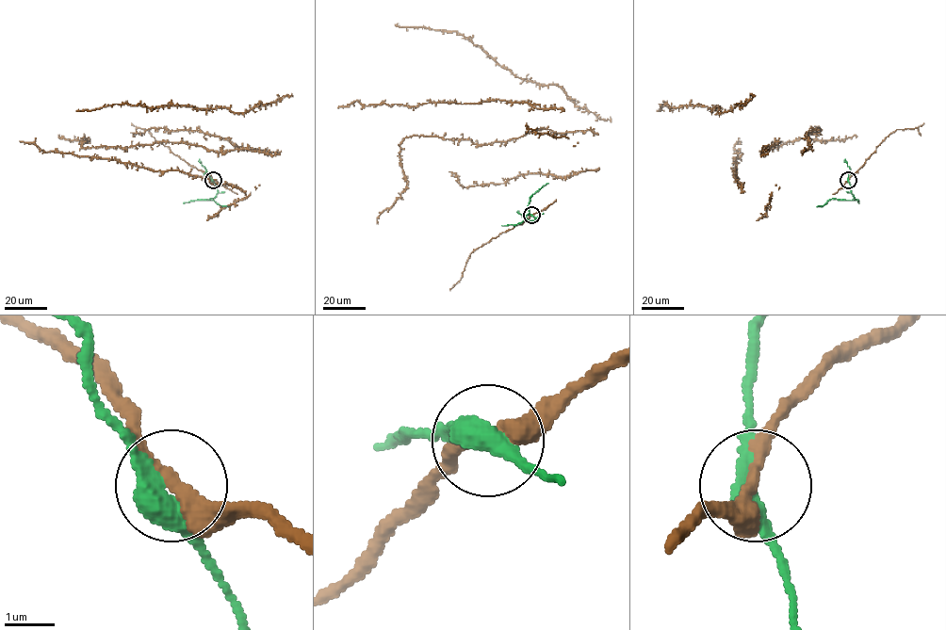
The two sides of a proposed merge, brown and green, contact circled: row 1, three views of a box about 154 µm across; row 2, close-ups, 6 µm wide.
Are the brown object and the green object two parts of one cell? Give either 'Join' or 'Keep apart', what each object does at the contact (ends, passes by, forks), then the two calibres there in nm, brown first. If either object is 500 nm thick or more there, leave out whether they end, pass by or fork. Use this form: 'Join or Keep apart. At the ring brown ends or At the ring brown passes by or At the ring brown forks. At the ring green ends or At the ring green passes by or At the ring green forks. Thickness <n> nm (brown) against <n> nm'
Keep apart. At the ring brown passes by. At the ring green passes by. Thickness 280 nm (brown) against 440 nm

